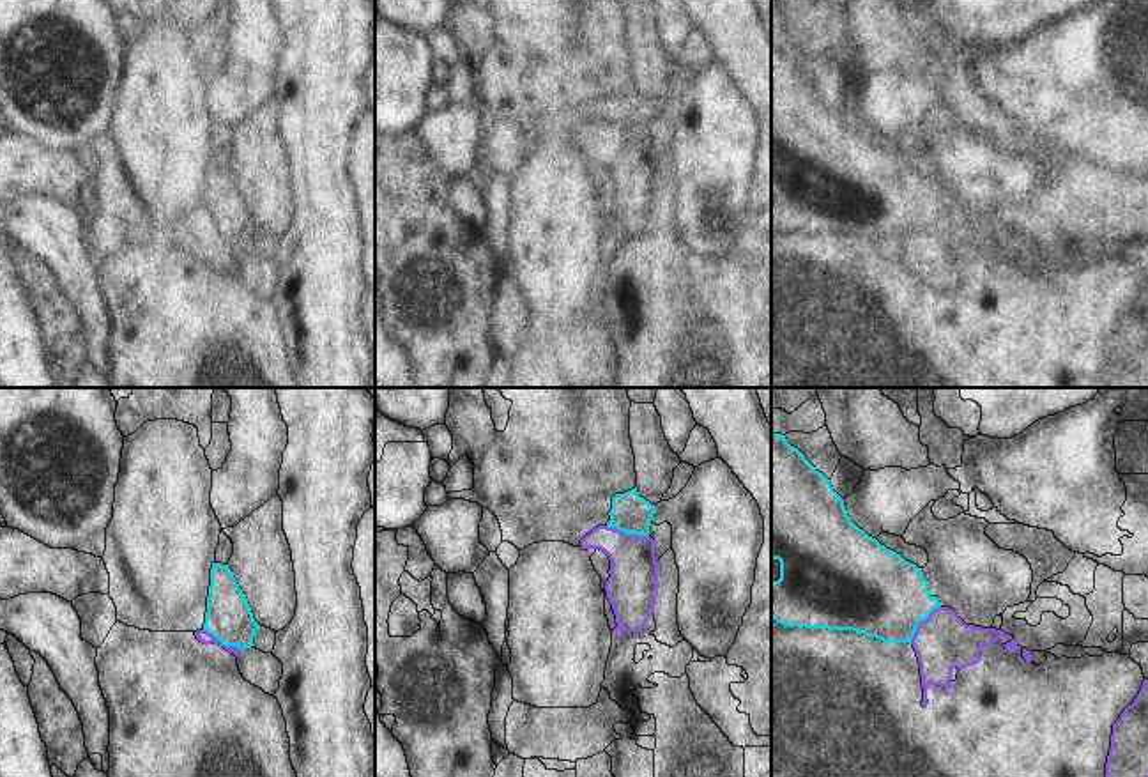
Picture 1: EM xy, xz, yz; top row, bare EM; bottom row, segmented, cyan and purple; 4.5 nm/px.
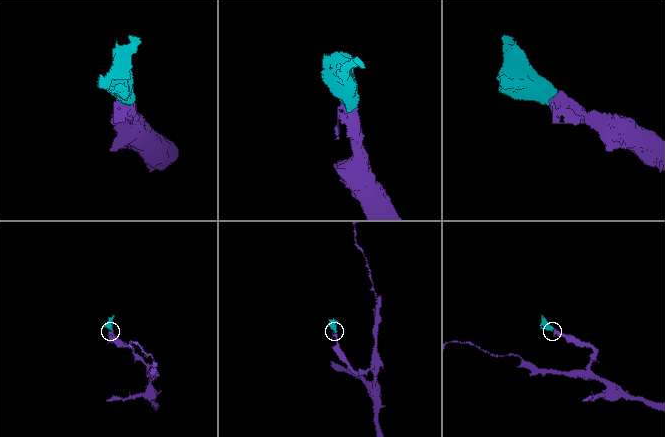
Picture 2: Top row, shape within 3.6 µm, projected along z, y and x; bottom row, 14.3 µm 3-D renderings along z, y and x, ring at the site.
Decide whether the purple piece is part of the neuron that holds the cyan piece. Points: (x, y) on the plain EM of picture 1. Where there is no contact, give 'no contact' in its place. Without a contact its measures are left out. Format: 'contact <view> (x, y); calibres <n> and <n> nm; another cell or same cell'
contact yz (918, 225); calibres 400 and 260 nm; same cell

